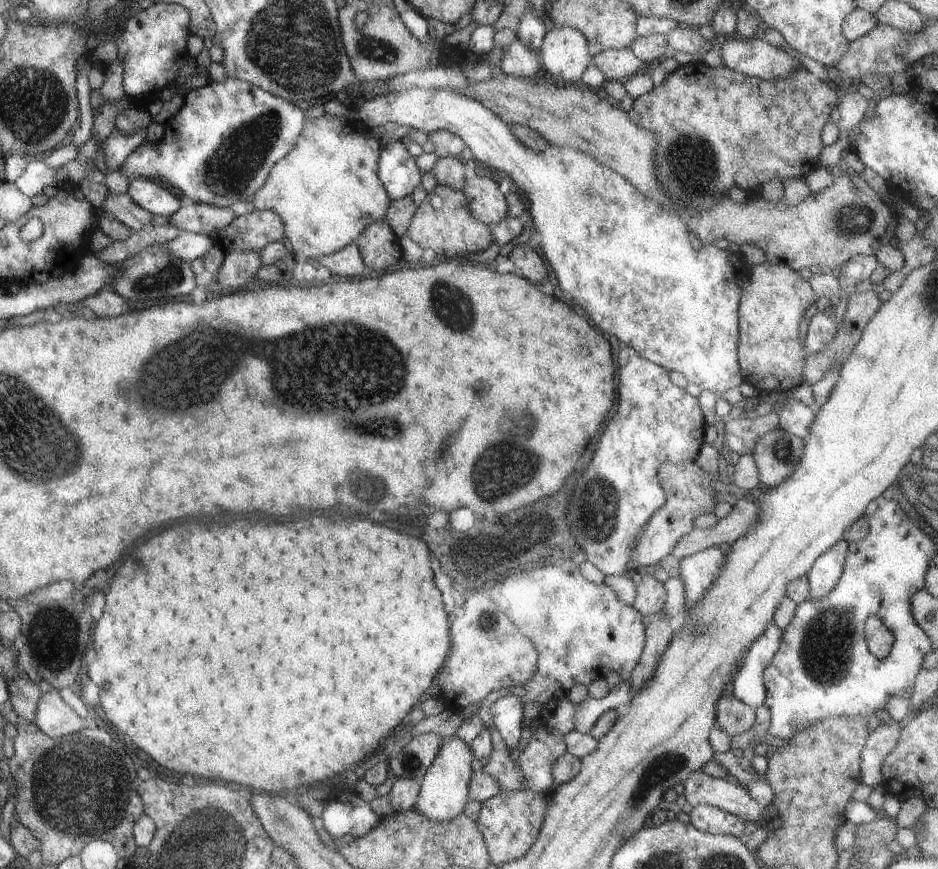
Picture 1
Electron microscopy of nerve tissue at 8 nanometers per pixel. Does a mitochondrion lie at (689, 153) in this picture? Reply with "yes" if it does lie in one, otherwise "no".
yes

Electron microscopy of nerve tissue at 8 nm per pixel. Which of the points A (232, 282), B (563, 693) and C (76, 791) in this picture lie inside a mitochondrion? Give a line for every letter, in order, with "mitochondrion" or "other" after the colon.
A: other
B: other
C: mitochondrion

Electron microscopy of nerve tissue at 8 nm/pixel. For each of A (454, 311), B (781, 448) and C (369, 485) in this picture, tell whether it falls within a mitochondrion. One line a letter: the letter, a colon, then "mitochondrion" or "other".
A: mitochondrion
B: mitochondrion
C: mitochondrion

